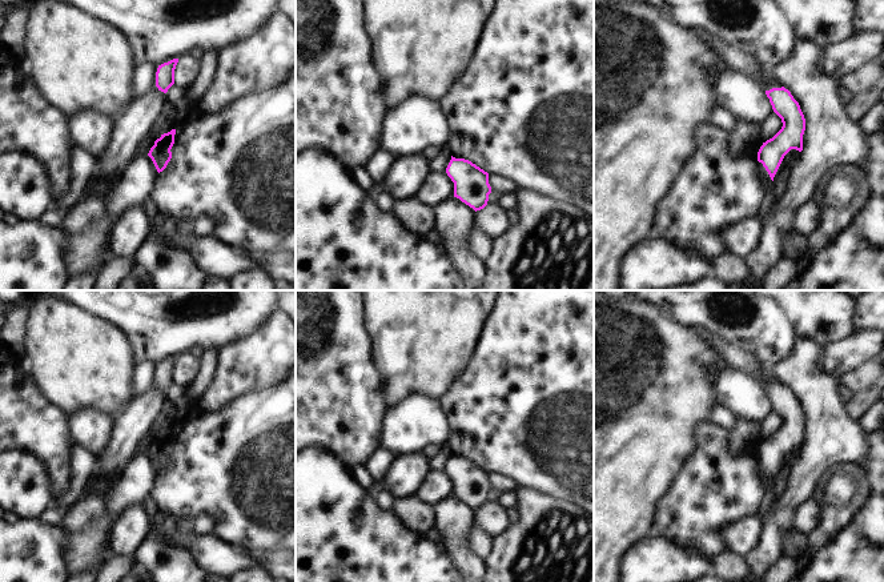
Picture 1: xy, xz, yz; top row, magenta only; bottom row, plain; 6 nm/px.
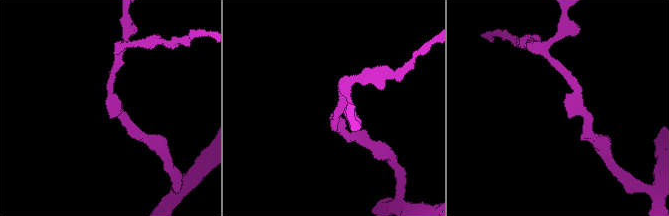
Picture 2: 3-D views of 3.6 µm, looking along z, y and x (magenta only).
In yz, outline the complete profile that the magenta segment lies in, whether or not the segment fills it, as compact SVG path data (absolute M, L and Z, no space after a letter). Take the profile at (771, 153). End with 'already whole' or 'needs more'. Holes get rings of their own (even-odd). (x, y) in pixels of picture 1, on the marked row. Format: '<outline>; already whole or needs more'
M784 87L766 91L766 95L774 112L783 123L781 129L772 139L763 143L758 152L758 161L763 164L774 181L784 156L791 149L803 150L805 119L799 103Z; already whole

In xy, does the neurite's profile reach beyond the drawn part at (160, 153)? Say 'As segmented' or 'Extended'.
As segmented

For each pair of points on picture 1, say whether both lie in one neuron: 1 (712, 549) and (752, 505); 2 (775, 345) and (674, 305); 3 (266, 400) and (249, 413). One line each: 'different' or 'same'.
1: same
2: same
3: same

